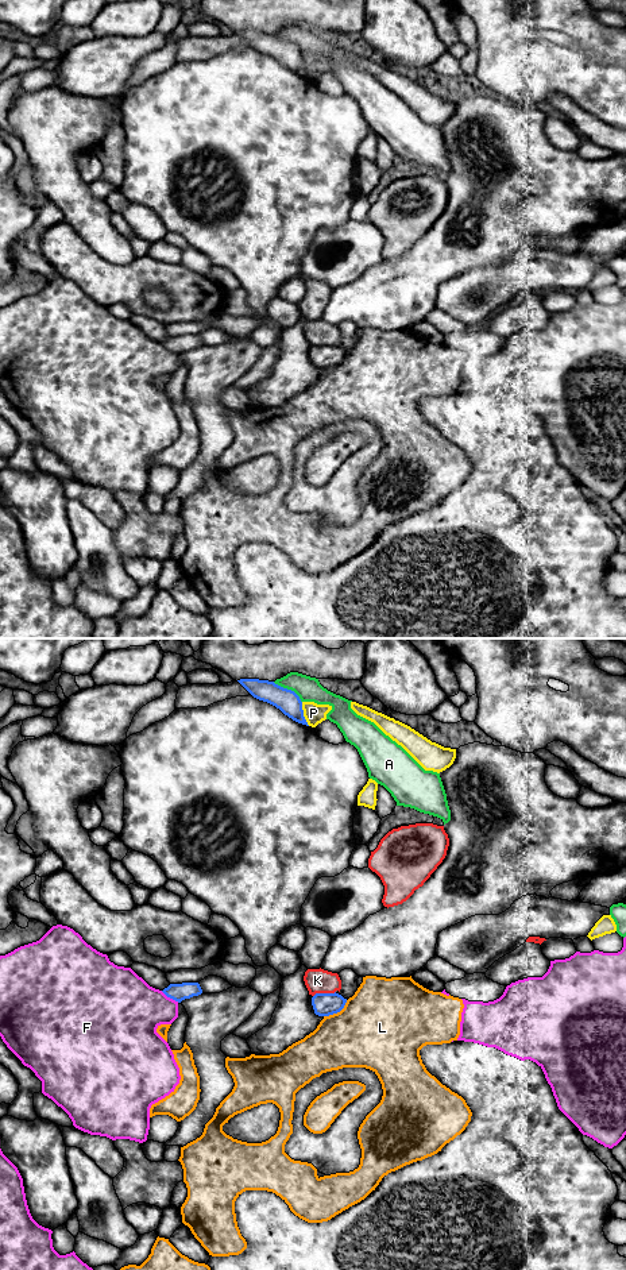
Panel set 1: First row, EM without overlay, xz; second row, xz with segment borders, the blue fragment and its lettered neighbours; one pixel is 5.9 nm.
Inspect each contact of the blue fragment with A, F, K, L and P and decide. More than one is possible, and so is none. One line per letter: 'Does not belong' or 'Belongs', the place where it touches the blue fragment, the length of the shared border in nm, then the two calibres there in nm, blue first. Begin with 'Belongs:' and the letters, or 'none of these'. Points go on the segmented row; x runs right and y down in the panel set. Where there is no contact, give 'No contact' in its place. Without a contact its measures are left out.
Belongs: none of these
A: Does not belong. Touches blue at xz (289, 690). Shared border 220 nm. Thickness 140 nm (blue) against 150 nm
F: Does not belong. Touches blue at xz (170, 998). Shared border 130 nm. Thickness 110 nm (blue) against 360 nm
K: Does not belong. Touches blue at xz (324, 994). Shared border 140 nm. Thickness 140 nm (blue) against 140 nm
L: Does not belong. Touches blue at xz (336, 1012). Shared border 170 nm. Thickness 140 nm (blue) against 460 nm
P: Does not belong. Touches blue at xz (302, 714). Shared border 150 nm. Thickness 140 nm (blue) against 120 nm

